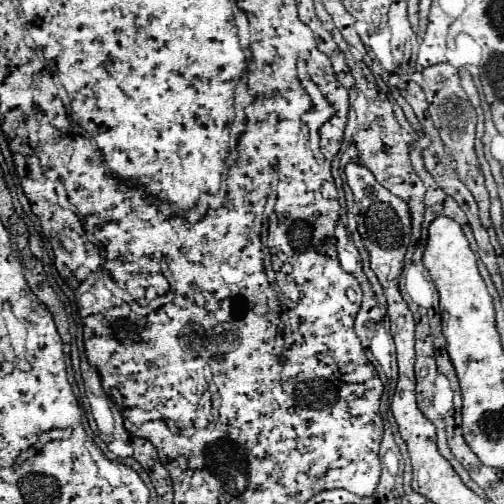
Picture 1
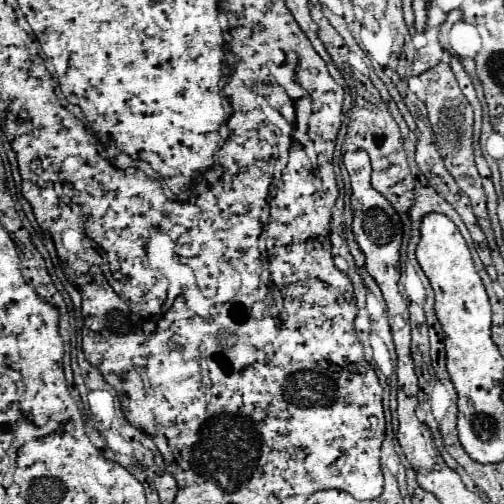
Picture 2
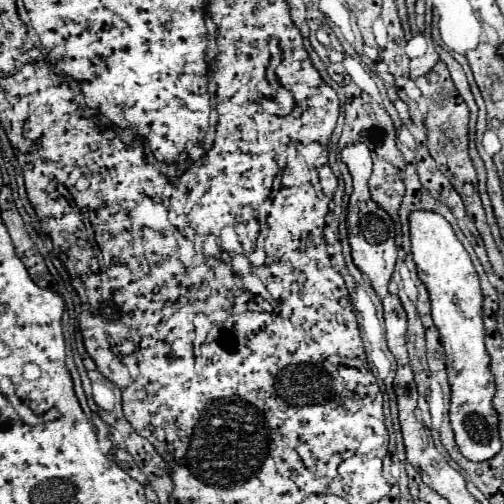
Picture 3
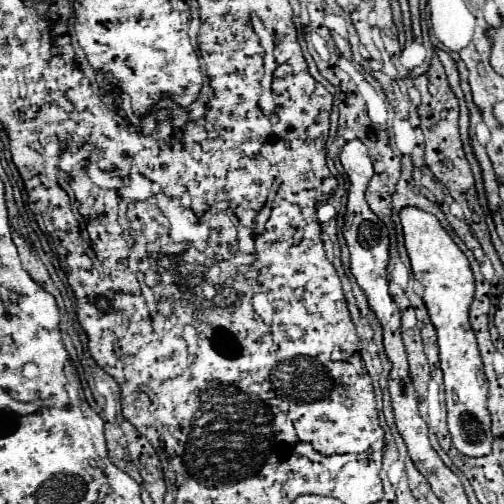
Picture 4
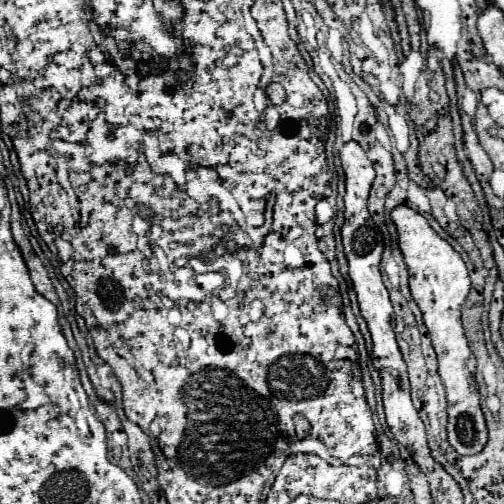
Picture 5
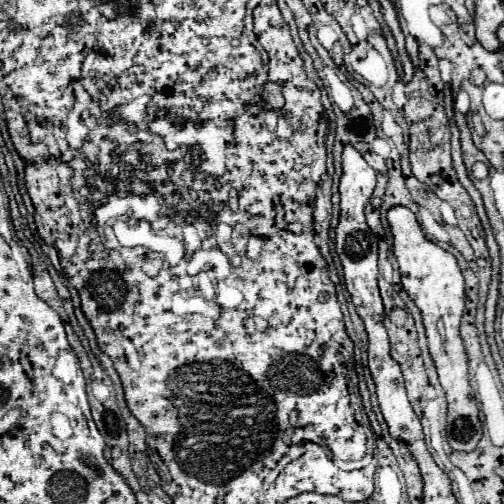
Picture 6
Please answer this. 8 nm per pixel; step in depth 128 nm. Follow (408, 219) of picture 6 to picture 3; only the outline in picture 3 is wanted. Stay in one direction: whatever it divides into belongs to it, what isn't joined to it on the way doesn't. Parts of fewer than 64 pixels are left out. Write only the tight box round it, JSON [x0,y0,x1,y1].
[410,212,500,462]

